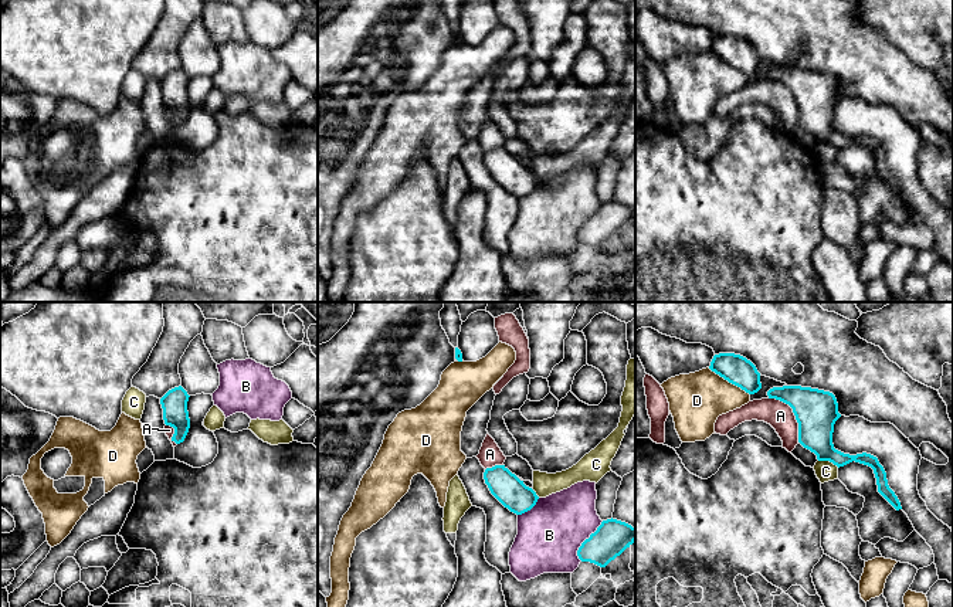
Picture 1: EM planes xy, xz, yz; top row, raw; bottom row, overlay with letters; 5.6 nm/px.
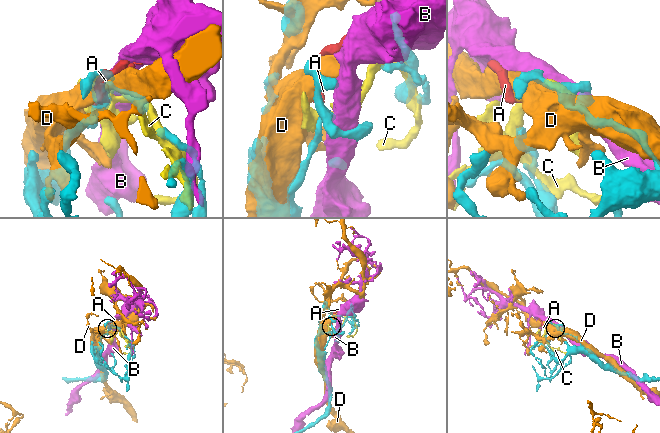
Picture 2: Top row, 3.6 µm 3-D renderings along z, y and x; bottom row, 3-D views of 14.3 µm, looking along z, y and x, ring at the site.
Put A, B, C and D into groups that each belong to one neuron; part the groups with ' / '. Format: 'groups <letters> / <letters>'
groups A / B / C / D

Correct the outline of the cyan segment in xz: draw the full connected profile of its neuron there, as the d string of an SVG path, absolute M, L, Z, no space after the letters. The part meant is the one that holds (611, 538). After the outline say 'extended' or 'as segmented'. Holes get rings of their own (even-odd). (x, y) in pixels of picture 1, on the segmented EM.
M603 520L594 533L586 539L577 550L581 562L590 562L606 567L635 542L635 528L617 520Z; as segmented

